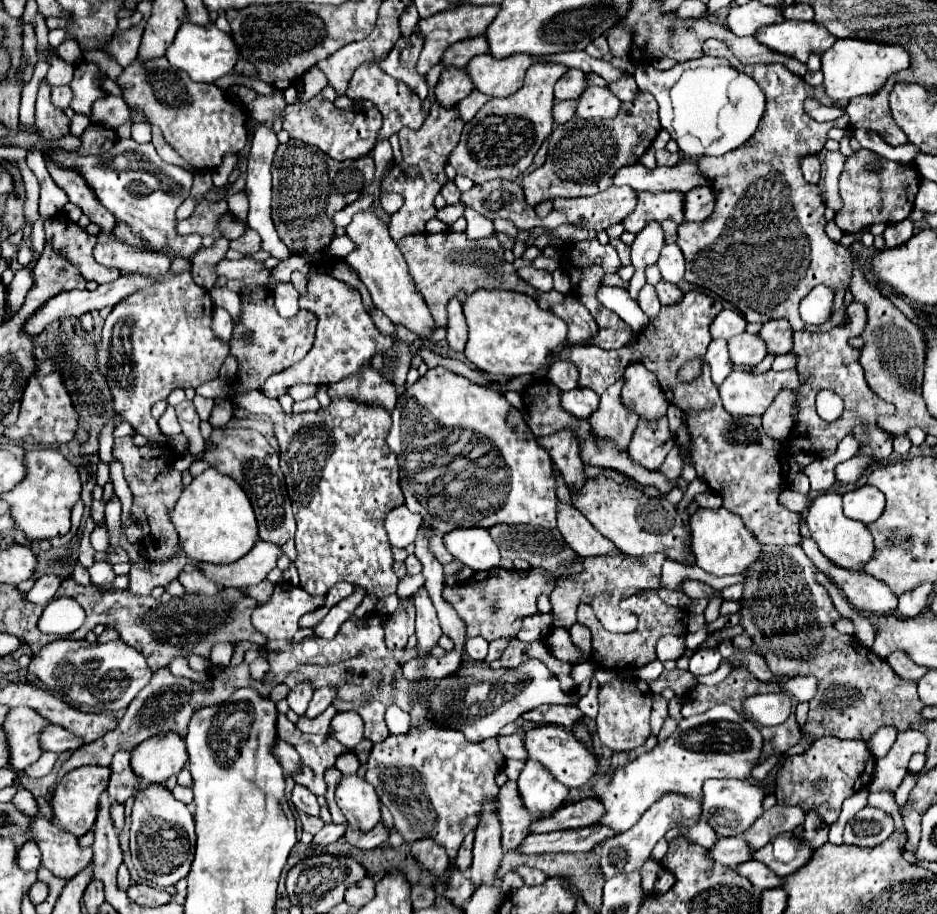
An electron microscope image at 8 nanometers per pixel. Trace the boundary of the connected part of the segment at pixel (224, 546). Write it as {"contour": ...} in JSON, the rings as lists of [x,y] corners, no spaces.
{"contour":[[[212,467],[194,477],[192,483],[182,491],[172,513],[172,523],[186,555],[192,561],[234,563],[258,541],[258,525],[250,499],[246,499],[246,493],[242,487],[238,487],[238,483],[234,483],[234,479],[214,471]]]}

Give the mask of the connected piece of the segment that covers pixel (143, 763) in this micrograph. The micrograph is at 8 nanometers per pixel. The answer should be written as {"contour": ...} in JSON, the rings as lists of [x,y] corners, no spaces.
{"contour":[[[176,733],[150,737],[132,749],[134,773],[148,783],[164,783],[168,777],[178,775],[186,761],[186,743]]]}

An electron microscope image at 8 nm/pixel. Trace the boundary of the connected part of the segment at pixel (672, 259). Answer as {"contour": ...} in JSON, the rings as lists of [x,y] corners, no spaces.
{"contour":[[[676,243],[664,245],[656,265],[658,265],[658,269],[666,281],[676,285],[684,279],[684,255]]]}

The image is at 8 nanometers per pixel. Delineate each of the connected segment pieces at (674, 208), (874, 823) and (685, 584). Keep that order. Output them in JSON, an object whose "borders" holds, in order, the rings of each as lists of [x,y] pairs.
{"borders":[[[[664,191],[664,193],[638,193],[636,209],[622,221],[624,231],[638,233],[648,221],[664,221],[672,219],[676,223],[684,221],[682,205],[684,195],[678,191]]],[[[866,805],[846,823],[844,843],[872,849],[882,843],[890,833],[894,833],[892,817],[880,809],[872,809]]],[[[684,579],[682,583],[680,583],[680,589],[682,589],[682,593],[686,593],[690,599],[698,599],[698,597],[712,597],[712,587],[710,585],[706,585],[706,583],[702,583],[702,581],[694,581],[694,579]]]]}

